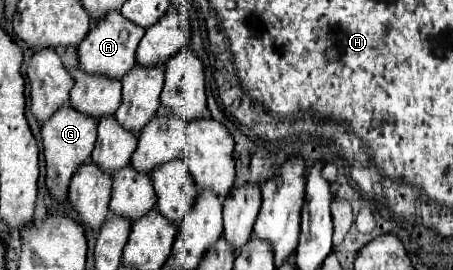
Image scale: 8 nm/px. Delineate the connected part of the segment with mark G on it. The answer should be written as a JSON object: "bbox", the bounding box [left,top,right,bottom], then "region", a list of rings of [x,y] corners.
{"bbox":[41,105,97,203],"region":[[[63,105],[47,121],[41,123],[41,139],[43,139],[45,161],[47,161],[47,187],[51,195],[59,199],[59,203],[65,203],[71,175],[85,159],[91,157],[97,139],[97,121],[95,117],[73,109],[71,105]]]}

